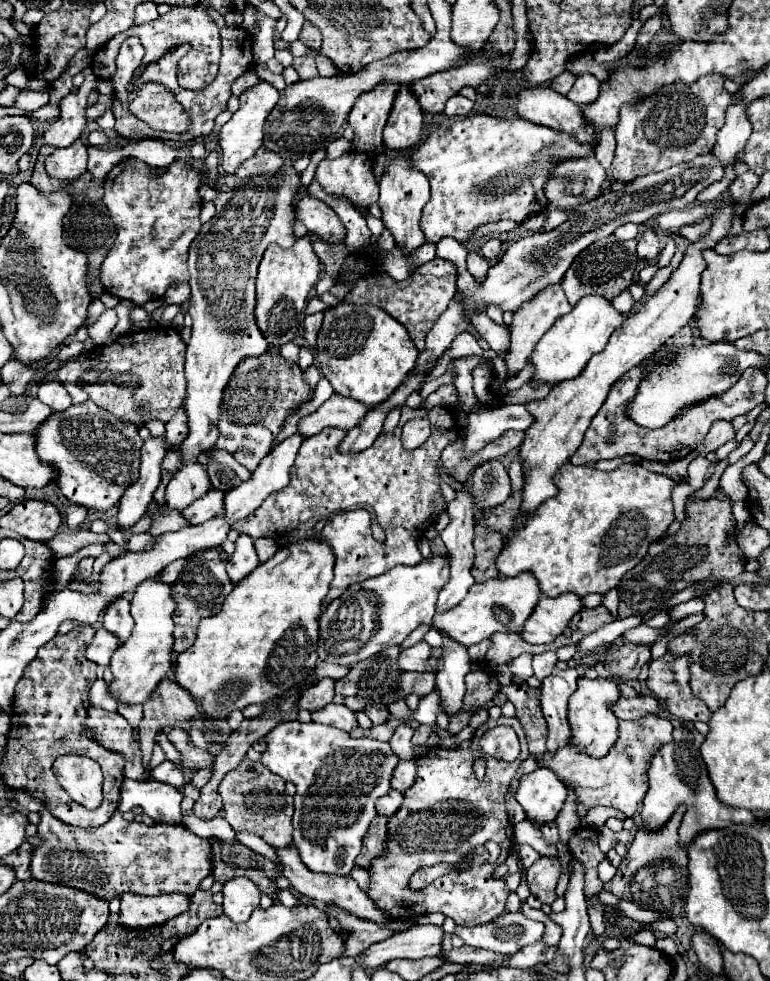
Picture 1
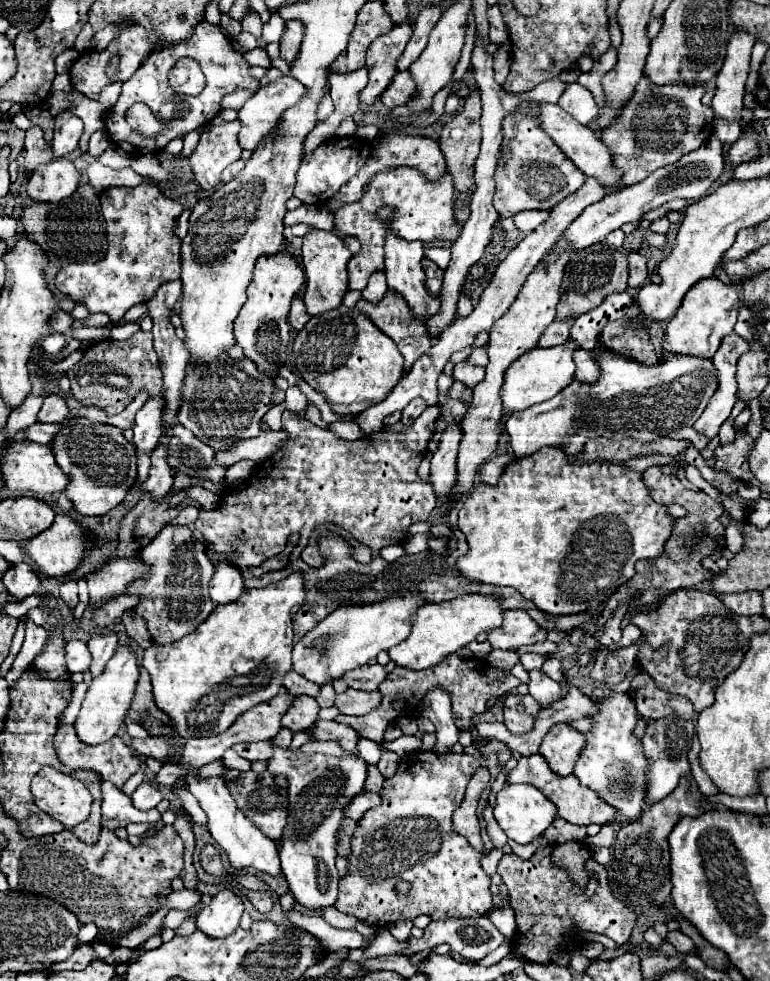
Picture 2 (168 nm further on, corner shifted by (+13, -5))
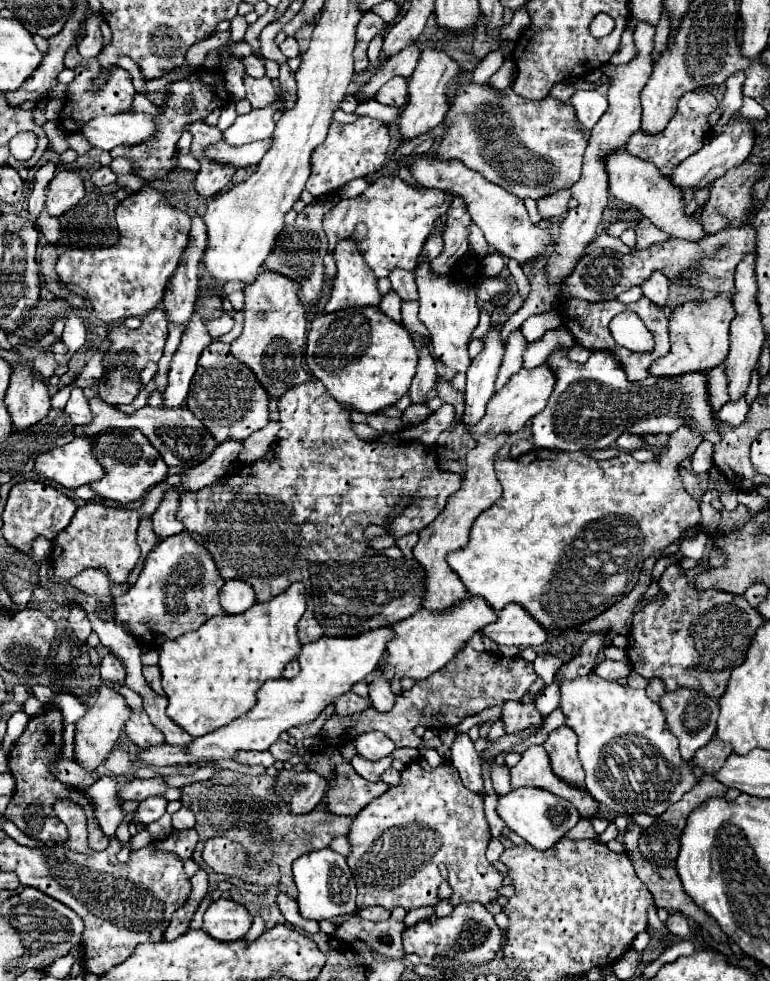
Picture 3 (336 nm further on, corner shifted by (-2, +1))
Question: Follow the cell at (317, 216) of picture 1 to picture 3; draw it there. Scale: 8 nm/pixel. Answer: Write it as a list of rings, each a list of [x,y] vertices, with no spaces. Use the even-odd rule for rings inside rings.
[[[351,239],[337,241],[333,259],[337,273],[325,311],[333,313],[347,307],[379,305],[381,293],[377,291],[377,277],[371,267],[367,267],[361,251],[357,249],[357,243]]]

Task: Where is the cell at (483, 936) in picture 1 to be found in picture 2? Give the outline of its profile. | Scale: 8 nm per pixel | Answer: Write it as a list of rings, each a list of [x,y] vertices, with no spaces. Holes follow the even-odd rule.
[[[460,917],[460,919],[448,919],[448,921],[430,921],[430,925],[424,929],[424,935],[420,939],[410,937],[408,939],[408,947],[404,951],[398,951],[398,955],[406,955],[412,957],[420,951],[428,951],[434,949],[442,943],[448,943],[452,947],[454,953],[462,955],[466,961],[480,961],[484,959],[488,953],[492,953],[500,943],[504,941],[504,935],[494,927],[494,923],[488,917]]]

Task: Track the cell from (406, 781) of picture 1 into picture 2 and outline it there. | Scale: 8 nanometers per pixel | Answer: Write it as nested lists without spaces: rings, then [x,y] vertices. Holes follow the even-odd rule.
[[[370,765],[370,767],[368,767],[368,777],[366,777],[366,781],[364,781],[366,789],[368,789],[368,791],[376,791],[376,793],[378,793],[378,791],[382,789],[382,783],[384,783],[384,777],[380,775],[378,767]]]

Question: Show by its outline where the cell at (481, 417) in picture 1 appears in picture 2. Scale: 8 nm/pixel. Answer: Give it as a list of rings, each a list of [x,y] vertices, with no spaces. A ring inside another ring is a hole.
[[[606,353],[598,355],[596,363],[600,369],[596,383],[572,379],[556,397],[508,417],[506,431],[516,457],[532,455],[542,447],[560,447],[568,457],[574,457],[584,449],[584,441],[592,437],[608,437],[610,441],[632,437],[642,443],[670,437],[690,441],[698,451],[710,443],[694,429],[696,419],[716,391],[716,367],[710,359],[672,355],[656,365],[640,365]]]

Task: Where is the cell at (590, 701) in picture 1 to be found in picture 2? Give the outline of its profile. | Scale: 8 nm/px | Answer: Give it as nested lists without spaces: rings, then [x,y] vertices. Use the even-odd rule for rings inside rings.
[[[558,723],[544,735],[538,753],[542,753],[548,767],[556,775],[566,777],[572,773],[574,763],[584,749],[584,743],[586,739],[580,731],[570,729],[566,723]]]

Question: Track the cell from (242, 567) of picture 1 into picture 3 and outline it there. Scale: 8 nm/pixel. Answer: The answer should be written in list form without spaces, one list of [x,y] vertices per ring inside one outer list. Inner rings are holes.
[[[229,579],[219,591],[219,601],[225,613],[237,615],[237,613],[247,611],[255,603],[255,593],[253,593],[253,587],[247,585],[245,581]]]

